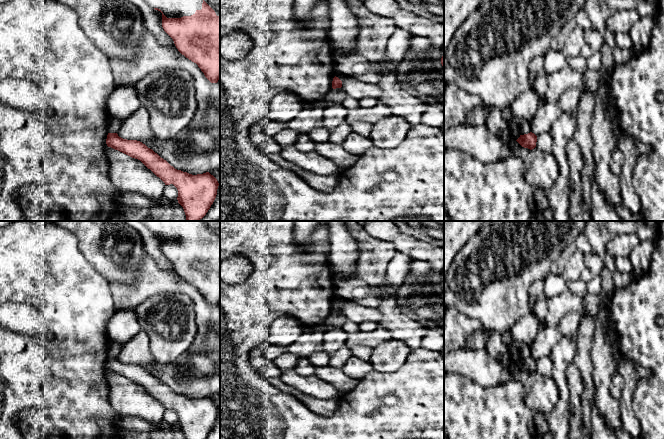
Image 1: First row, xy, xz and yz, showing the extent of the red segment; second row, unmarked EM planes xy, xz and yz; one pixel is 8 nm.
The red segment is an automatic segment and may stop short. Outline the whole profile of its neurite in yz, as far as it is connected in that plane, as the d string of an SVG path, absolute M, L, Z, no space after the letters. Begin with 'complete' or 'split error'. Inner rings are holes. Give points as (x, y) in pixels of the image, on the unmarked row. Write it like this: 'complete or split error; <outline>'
complete; M530 356L528 358L520 359L516 365L522 371L532 374L536 371L537 360L534 357Z

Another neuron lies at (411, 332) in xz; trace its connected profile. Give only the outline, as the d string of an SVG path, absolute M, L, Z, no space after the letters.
M357 221L345 223L360 247L354 272L349 278L361 280L384 293L377 307L382 317L380 326L390 331L393 339L404 342L411 349L421 347L428 328L403 312L397 304L397 288L390 287L386 279L387 265L397 253L395 246L371 236Z

